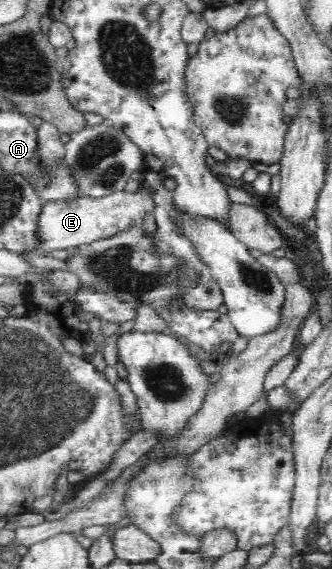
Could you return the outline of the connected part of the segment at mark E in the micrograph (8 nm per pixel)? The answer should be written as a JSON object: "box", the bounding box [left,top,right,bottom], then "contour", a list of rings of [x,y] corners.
{"box":[37,183,156,256],"contour":[[[144,183],[134,193],[127,193],[123,188],[110,192],[109,195],[95,197],[79,197],[71,202],[43,202],[40,215],[41,236],[45,243],[37,251],[39,256],[59,249],[72,249],[82,244],[89,244],[99,239],[110,239],[113,235],[132,230],[143,223],[143,217],[149,211],[155,211],[156,191]]]}

